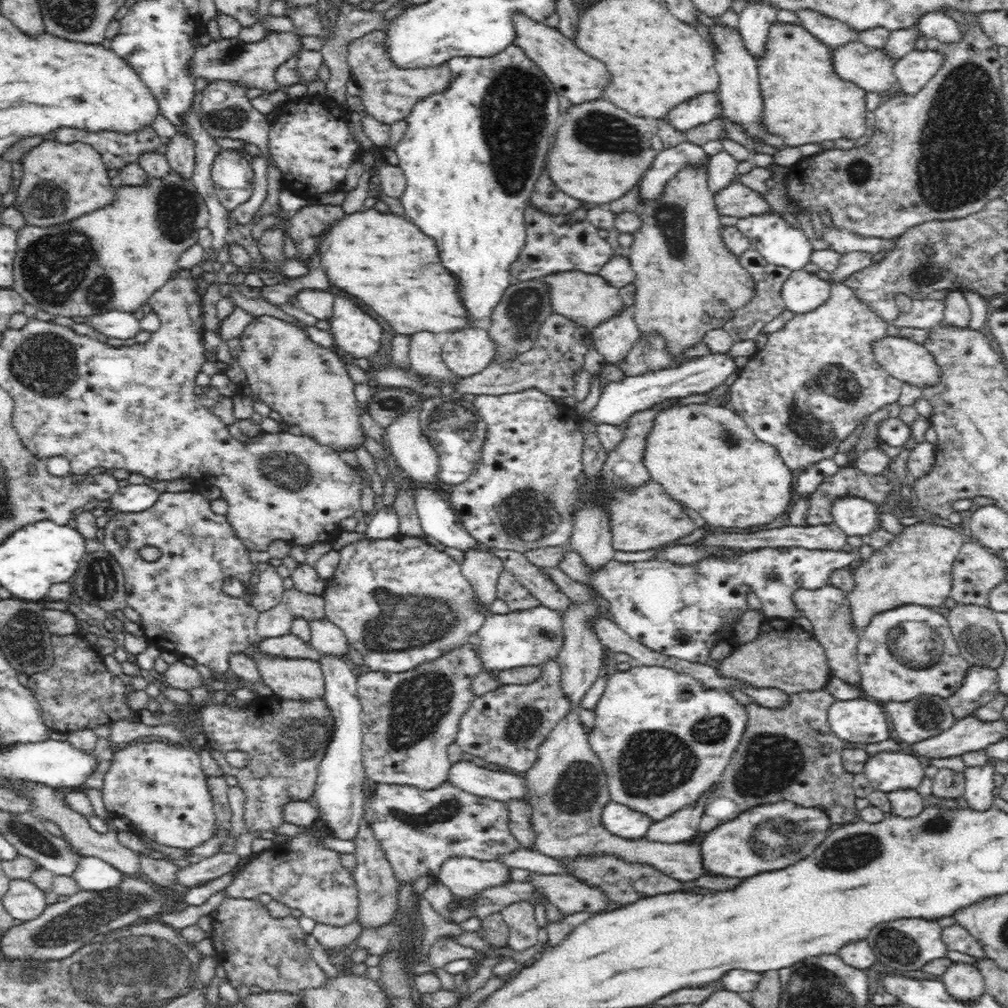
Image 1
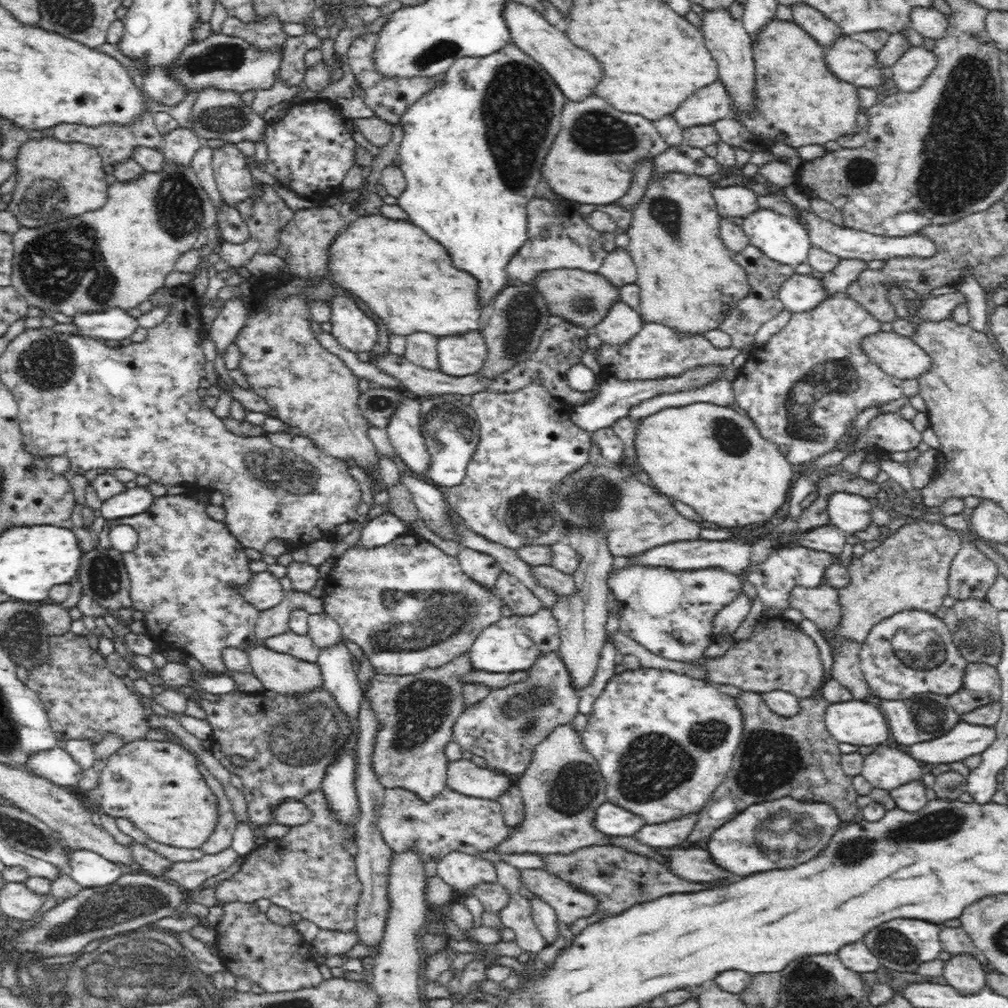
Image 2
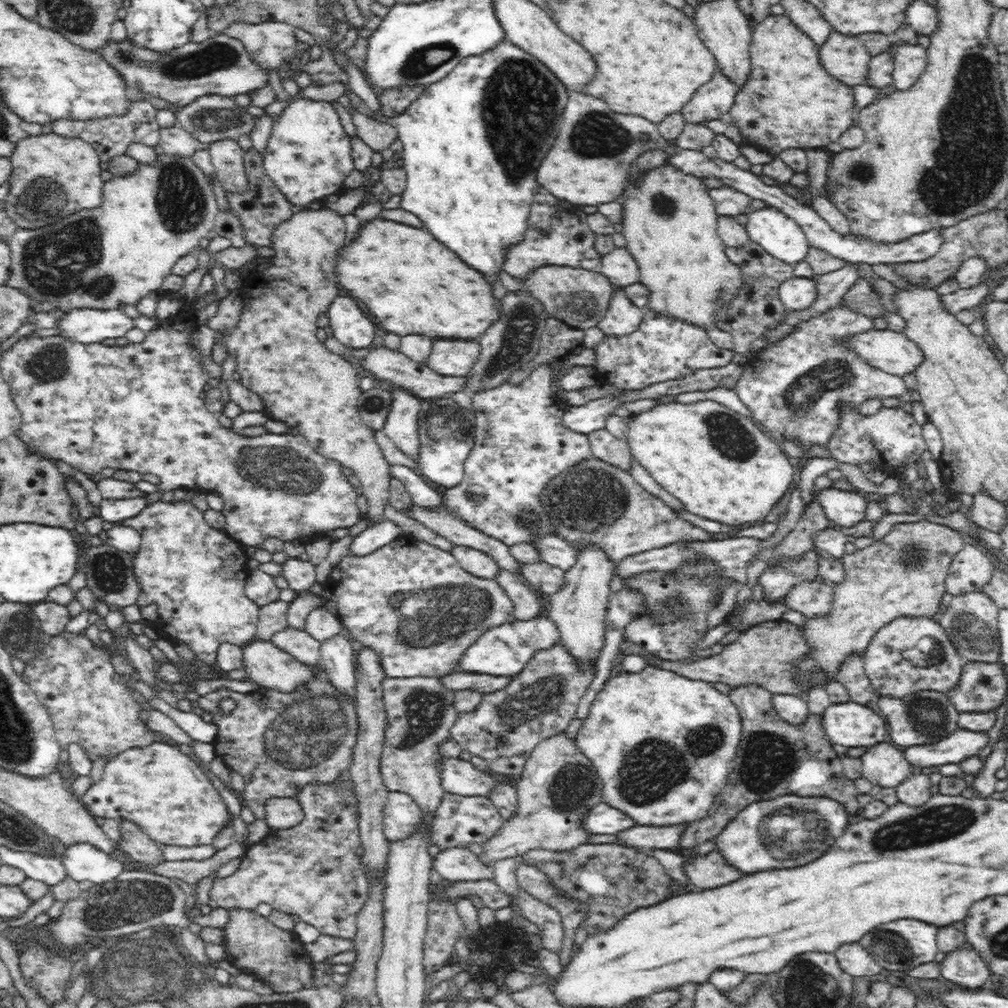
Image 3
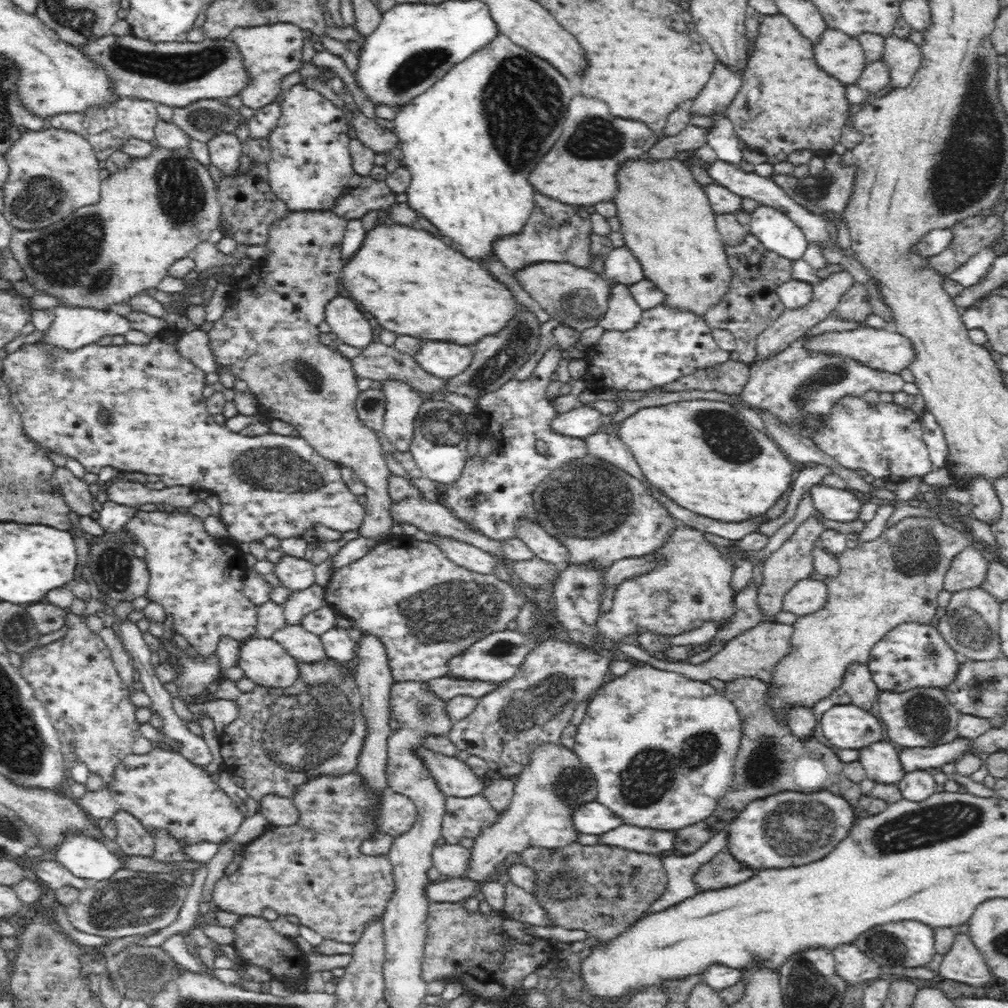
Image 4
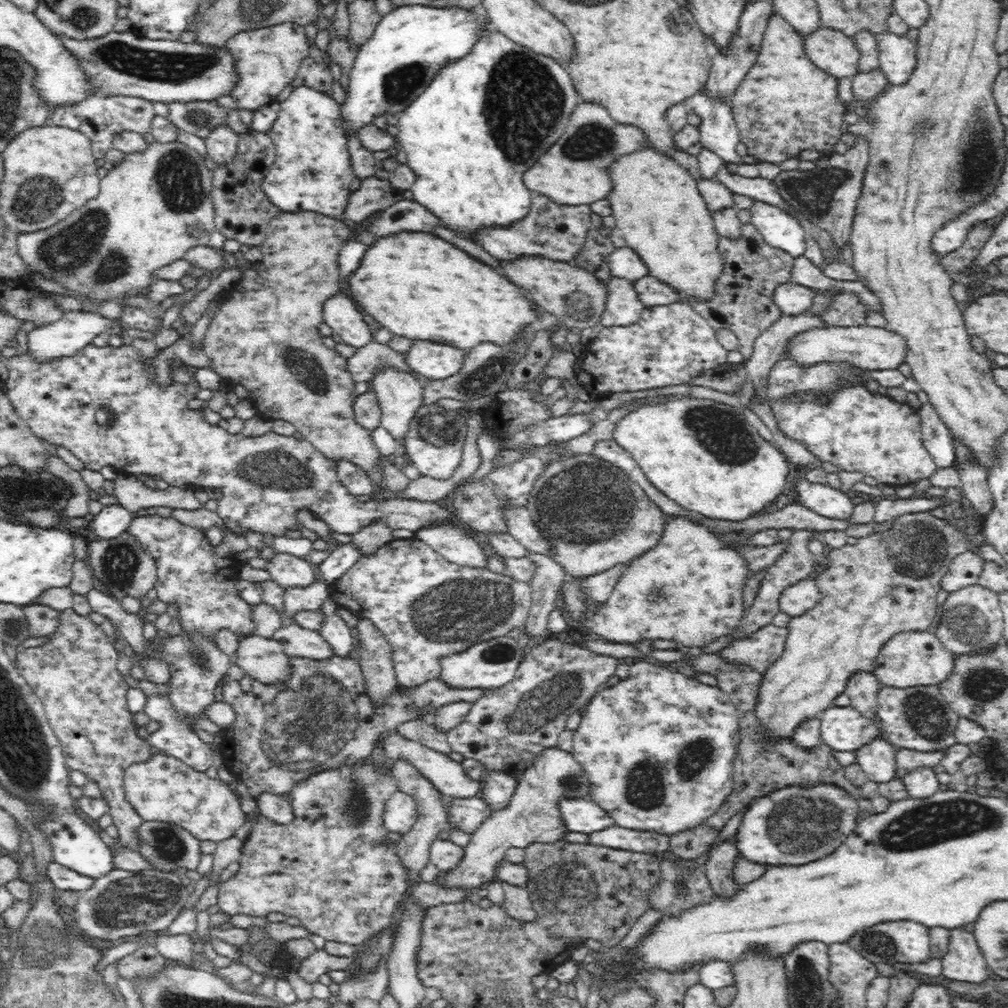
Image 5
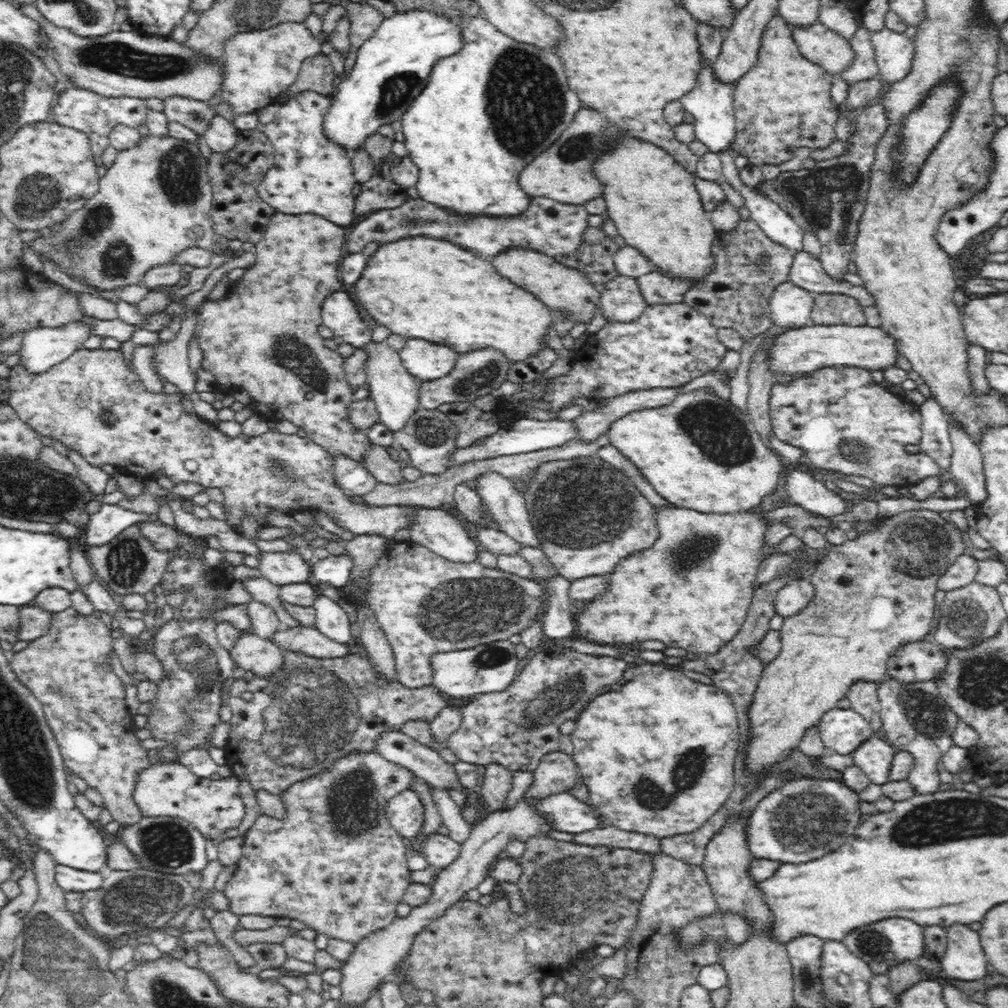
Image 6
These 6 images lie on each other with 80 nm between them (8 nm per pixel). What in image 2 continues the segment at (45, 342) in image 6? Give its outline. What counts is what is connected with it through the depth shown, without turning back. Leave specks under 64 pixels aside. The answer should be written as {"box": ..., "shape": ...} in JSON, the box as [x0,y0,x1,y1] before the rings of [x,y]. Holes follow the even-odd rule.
{"box":[70,309,139,341],"shape":[[[124,309],[76,313],[70,324],[76,328],[77,336],[98,341],[121,341],[139,327],[138,321]]]}

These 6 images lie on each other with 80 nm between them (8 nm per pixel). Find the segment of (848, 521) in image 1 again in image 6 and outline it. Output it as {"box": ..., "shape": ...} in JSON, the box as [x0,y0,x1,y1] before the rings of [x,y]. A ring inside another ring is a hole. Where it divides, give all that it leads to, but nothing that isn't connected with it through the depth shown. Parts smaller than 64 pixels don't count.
{"box":[784,467,850,517],"shape":[[[792,467],[788,476],[784,478],[786,494],[804,510],[822,517],[832,517],[844,514],[850,504],[844,496],[839,496],[818,482],[812,474],[808,474],[800,467]]]}

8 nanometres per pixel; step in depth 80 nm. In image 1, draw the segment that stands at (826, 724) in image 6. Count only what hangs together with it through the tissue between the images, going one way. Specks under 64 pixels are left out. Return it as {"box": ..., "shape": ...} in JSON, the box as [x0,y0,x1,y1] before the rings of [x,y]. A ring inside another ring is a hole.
{"box":[827,697,890,744],"shape":[[[867,697],[834,701],[827,710],[832,733],[843,743],[876,744],[890,739],[880,703]]]}

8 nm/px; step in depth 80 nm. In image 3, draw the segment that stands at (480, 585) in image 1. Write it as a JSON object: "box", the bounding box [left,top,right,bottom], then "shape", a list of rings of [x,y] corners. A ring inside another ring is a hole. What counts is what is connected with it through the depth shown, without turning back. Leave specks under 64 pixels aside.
{"box":[449,545,502,579],"shape":[[[452,545],[449,553],[466,572],[474,576],[494,579],[496,574],[502,571],[497,562],[481,550],[469,546]]]}

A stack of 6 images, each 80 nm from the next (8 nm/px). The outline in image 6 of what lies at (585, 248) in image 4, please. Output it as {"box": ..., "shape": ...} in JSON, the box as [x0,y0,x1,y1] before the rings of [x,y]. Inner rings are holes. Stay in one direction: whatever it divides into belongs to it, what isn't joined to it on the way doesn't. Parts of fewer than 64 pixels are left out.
{"box":[342,198,588,259],"shape":[[[422,198],[409,199],[398,208],[370,212],[366,220],[358,224],[345,236],[342,256],[366,252],[368,244],[384,246],[404,238],[432,236],[436,240],[451,242],[465,250],[471,250],[483,258],[492,259],[507,248],[532,248],[550,257],[560,258],[572,254],[581,244],[583,232],[588,227],[588,214],[583,205],[564,204],[546,198],[532,198],[526,210],[515,215],[486,215],[486,213],[460,213],[448,211],[438,203]]]}

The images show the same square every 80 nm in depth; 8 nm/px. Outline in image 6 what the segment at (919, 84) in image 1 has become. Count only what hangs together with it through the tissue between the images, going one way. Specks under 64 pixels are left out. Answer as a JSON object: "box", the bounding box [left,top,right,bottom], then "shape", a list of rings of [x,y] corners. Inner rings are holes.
{"box":[869,26,913,83],"shape":[[[889,26],[879,31],[869,31],[869,39],[879,66],[879,76],[884,83],[902,80],[910,72],[913,63],[913,39],[905,33],[890,30]]]}

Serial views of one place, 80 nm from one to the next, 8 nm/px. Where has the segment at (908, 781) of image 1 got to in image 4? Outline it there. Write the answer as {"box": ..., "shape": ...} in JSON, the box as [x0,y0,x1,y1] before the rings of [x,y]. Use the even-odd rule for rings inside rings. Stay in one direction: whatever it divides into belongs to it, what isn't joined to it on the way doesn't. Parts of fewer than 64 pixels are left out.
{"box":[855,741,906,783],"shape":[[[887,741],[874,742],[858,750],[855,759],[866,771],[868,779],[875,783],[898,783],[906,774],[899,761],[899,748]]]}

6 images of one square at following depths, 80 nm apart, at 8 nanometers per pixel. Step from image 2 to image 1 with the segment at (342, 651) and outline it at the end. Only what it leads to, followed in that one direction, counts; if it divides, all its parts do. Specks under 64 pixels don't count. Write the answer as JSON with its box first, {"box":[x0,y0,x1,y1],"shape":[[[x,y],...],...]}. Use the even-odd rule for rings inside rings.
{"box":[314,654,366,840],"shape":[[[323,654],[319,664],[325,679],[325,693],[322,695],[330,705],[334,715],[334,734],[329,750],[322,758],[318,768],[318,778],[314,797],[315,806],[325,818],[326,825],[330,825],[333,836],[338,839],[353,840],[358,832],[358,825],[363,819],[365,798],[361,786],[366,778],[363,767],[363,736],[366,732],[365,718],[358,694],[357,679],[359,675],[353,672],[353,665],[348,654],[340,656]]]}

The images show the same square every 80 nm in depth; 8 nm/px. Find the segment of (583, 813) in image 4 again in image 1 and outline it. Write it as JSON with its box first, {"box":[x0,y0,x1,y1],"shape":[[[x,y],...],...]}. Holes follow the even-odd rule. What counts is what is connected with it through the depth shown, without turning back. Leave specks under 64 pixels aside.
{"box":[601,801,651,840],"shape":[[[608,801],[601,810],[601,825],[614,836],[630,840],[642,839],[651,820],[645,814],[623,804]]]}

